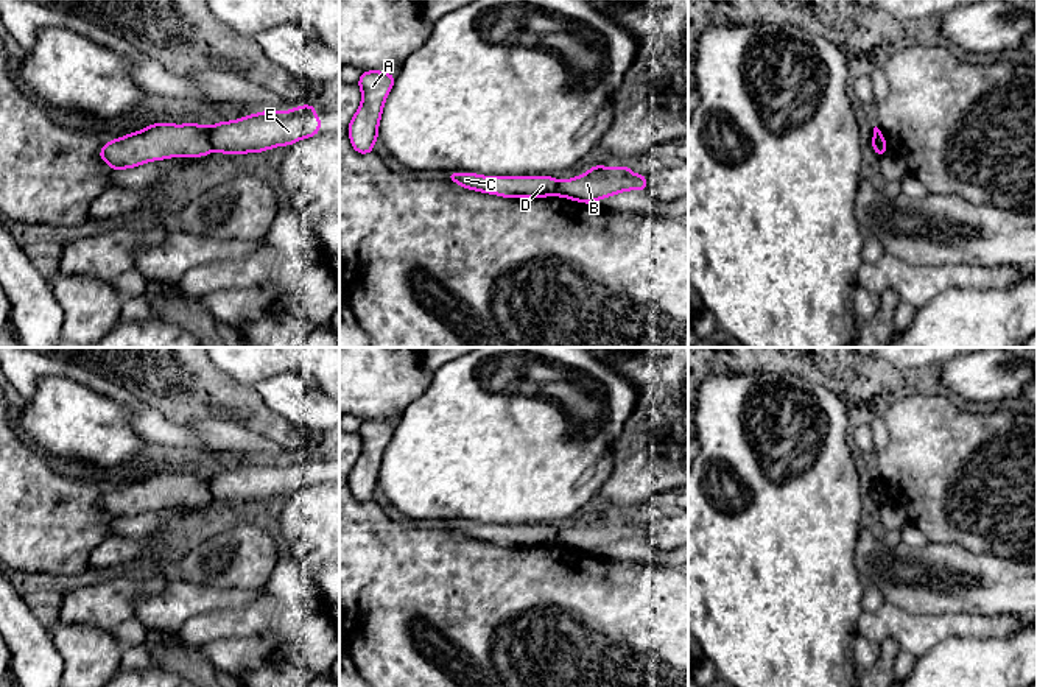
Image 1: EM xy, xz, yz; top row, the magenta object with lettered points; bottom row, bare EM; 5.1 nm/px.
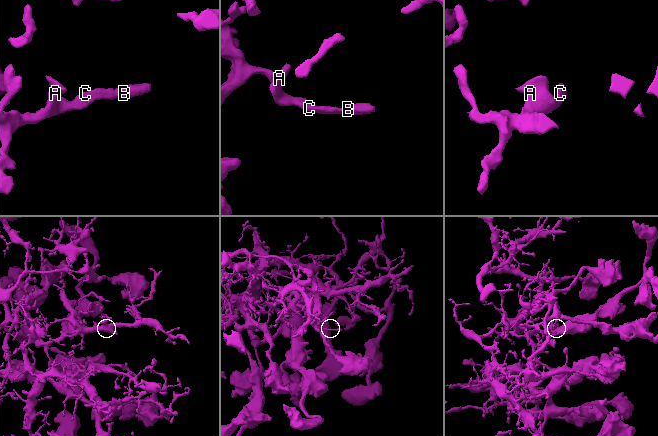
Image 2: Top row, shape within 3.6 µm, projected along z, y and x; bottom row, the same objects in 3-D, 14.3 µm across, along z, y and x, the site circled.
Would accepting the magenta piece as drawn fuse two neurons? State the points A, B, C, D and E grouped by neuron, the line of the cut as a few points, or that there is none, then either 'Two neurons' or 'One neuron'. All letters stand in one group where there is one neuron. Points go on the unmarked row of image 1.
Groups: A C D / B E. Split along xy (206, 477), (212, 497). Two neurons

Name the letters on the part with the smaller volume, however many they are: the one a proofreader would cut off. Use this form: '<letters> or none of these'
B, E

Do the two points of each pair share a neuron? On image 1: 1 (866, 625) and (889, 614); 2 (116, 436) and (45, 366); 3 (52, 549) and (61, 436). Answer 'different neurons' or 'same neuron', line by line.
1: same neuron
2: different neurons
3: different neurons

